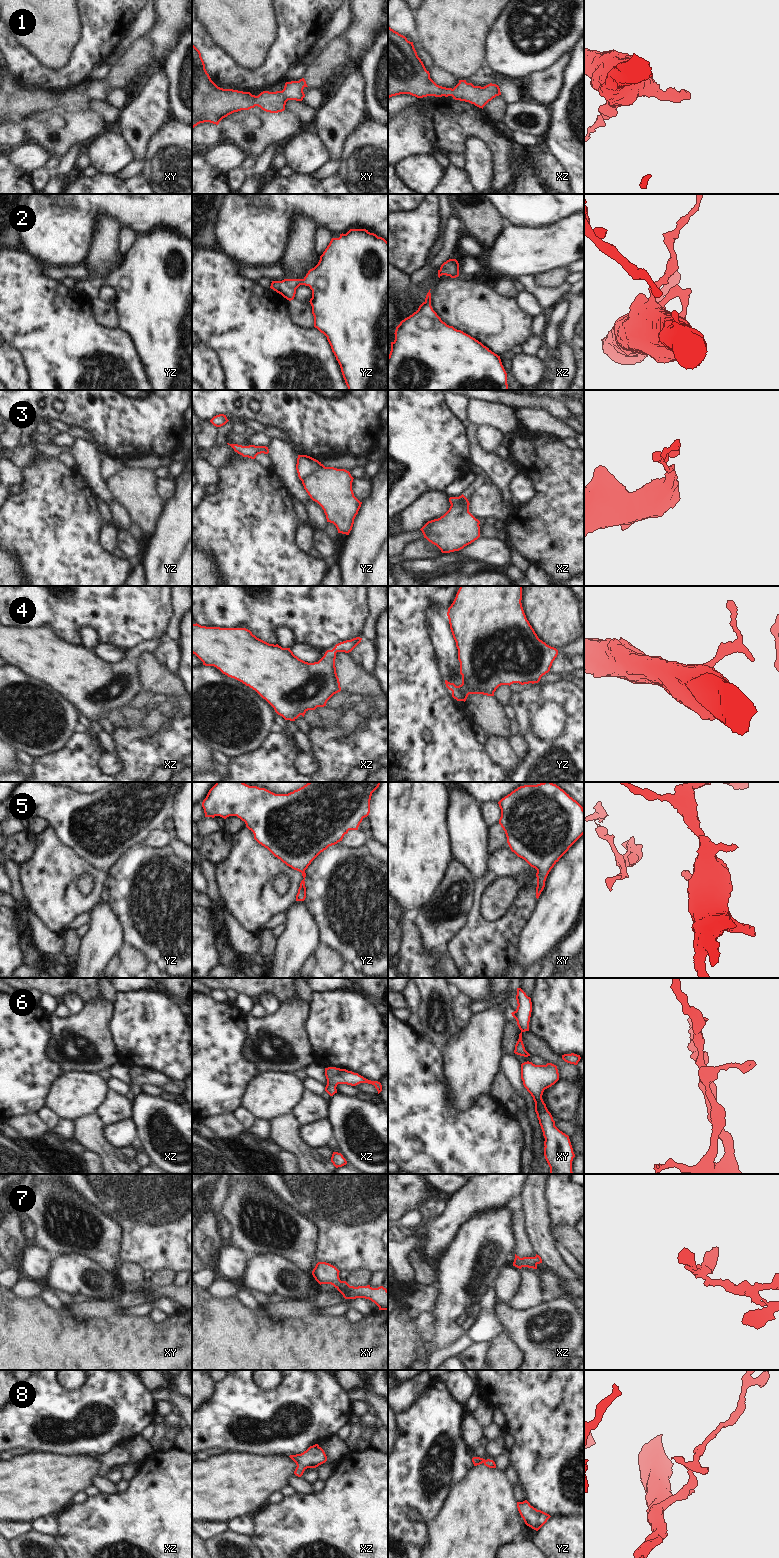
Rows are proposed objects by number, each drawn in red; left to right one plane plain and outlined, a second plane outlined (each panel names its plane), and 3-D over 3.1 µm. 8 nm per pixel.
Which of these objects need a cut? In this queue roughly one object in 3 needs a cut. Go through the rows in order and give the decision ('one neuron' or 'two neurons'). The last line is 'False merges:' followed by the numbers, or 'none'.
1: one neuron
2: one neuron
3: two neurons
4: one neuron
5: one neuron
6: one neuron
7: one neuron
8: one neuron
False merges: 3

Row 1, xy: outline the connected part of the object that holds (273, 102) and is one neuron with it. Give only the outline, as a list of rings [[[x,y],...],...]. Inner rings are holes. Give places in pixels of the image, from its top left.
[[[192,44],[192,131],[200,123],[218,125],[228,115],[255,106],[270,113],[282,112],[288,100],[303,100],[305,87],[308,86],[302,78],[286,82],[282,91],[263,91],[258,96],[220,88],[211,80],[200,51]]]

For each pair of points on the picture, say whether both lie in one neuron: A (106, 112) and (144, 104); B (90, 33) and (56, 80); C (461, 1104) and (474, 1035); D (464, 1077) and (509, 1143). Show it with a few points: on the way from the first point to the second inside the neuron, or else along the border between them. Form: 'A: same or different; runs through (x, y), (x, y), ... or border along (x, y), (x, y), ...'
A: different; border along (121, 110), (116, 126)
B: same; runs through (90, 46), (90, 52), (69, 73)
C: same; runs through (465, 1087), (471, 1056), (474, 1052)
D: different; border along (488, 1094), (479, 1096), (466, 1110), (461, 1112)

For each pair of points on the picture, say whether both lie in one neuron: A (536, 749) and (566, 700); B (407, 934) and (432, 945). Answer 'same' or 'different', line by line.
A: same
B: different

